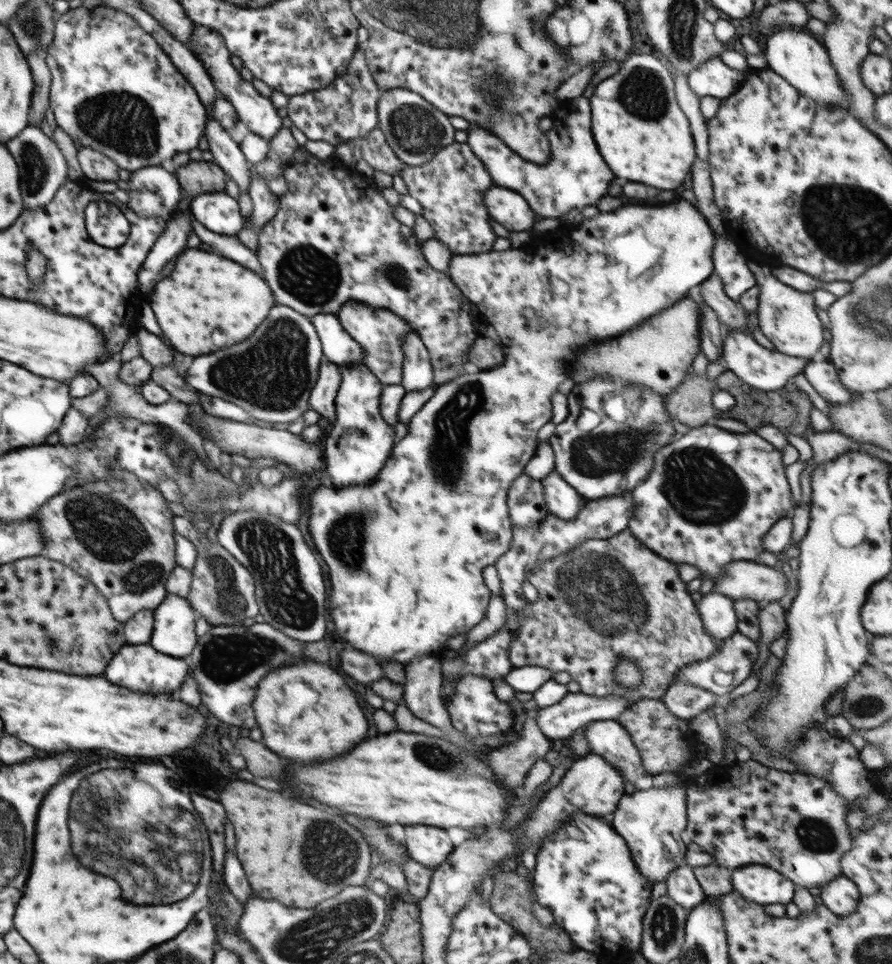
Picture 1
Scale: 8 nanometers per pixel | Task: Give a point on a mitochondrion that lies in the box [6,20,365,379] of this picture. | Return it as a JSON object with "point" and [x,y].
{"point":[120,121]}

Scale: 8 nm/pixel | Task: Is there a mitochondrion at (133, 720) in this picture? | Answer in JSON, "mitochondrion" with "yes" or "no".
{"mitochondrion":"no"}

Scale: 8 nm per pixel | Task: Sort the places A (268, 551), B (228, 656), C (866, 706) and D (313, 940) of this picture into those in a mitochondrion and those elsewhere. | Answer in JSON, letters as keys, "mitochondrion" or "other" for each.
{"A":"mitochondrion","B":"mitochondrion","C":"mitochondrion","D":"mitochondrion"}

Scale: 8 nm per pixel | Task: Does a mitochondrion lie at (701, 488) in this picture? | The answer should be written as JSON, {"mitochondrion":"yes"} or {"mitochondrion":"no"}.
{"mitochondrion":"yes"}

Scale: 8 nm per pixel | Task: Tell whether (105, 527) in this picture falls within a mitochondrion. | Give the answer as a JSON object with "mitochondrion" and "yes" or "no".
{"mitochondrion":"yes"}

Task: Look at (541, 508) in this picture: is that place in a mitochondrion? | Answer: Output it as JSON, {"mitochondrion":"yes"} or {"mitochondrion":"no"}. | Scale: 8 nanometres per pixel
{"mitochondrion":"no"}

